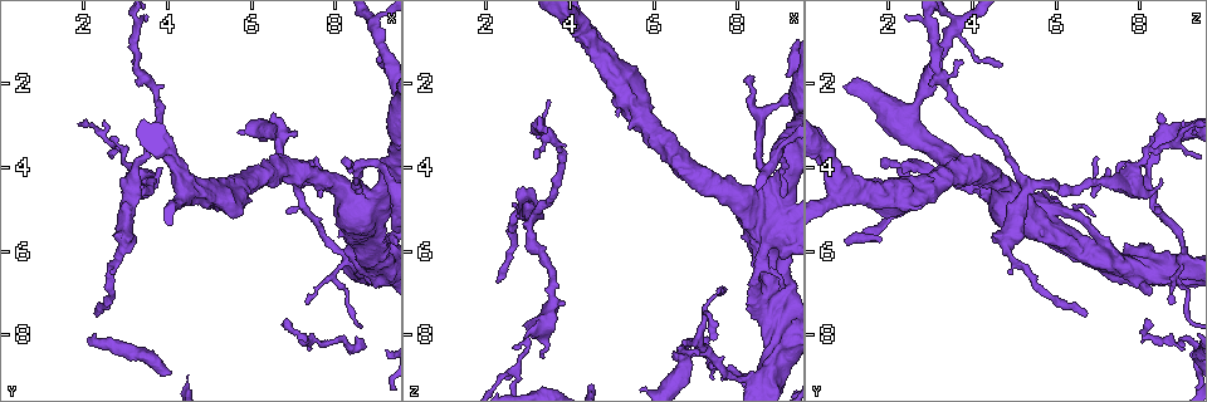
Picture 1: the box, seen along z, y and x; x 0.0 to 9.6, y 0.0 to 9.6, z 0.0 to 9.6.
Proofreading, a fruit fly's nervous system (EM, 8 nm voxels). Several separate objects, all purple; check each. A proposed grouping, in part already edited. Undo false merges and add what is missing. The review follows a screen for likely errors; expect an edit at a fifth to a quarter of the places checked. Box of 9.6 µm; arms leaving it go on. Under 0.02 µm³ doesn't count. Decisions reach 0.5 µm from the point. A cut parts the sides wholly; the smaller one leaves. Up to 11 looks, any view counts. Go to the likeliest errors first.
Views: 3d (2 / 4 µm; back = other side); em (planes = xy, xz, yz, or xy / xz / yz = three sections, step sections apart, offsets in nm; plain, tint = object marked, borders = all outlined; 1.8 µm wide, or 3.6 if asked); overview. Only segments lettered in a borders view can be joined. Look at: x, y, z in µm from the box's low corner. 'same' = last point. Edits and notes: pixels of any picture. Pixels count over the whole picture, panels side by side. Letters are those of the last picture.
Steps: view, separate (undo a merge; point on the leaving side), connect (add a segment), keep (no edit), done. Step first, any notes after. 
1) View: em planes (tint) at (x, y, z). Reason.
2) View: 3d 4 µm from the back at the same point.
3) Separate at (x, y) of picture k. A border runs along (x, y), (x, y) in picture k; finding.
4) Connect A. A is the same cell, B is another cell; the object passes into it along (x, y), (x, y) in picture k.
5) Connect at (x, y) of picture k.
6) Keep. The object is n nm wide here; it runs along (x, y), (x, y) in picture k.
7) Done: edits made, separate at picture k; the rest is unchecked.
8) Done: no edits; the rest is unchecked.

View: 3d 2 µm at (2.25, 7.55, 6.65). Tapers out.

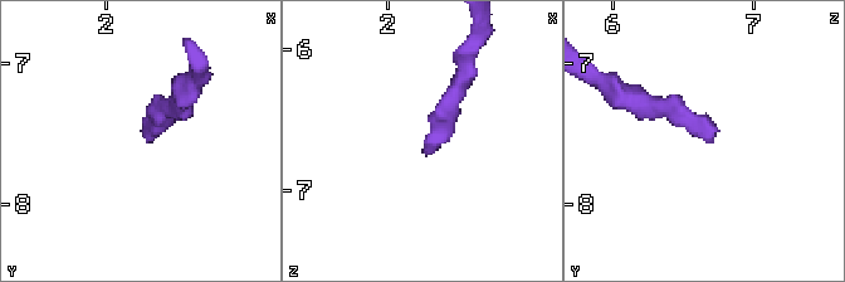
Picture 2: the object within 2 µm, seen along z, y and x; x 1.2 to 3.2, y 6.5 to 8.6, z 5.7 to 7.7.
View: em planes (plain) at (2.30, 7.54, 6.72). Shape alone is not enough.

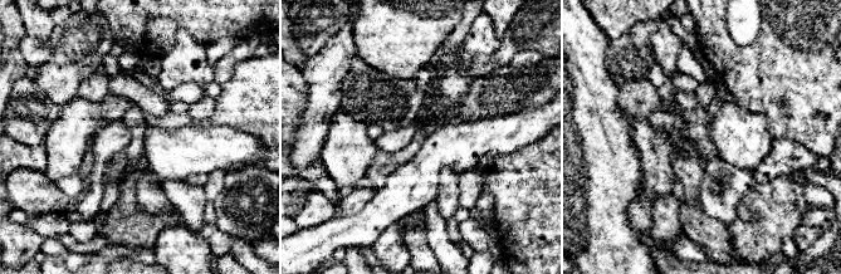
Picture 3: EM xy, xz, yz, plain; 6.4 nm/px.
View: em planes (borders) at the same point. See the neighbours.

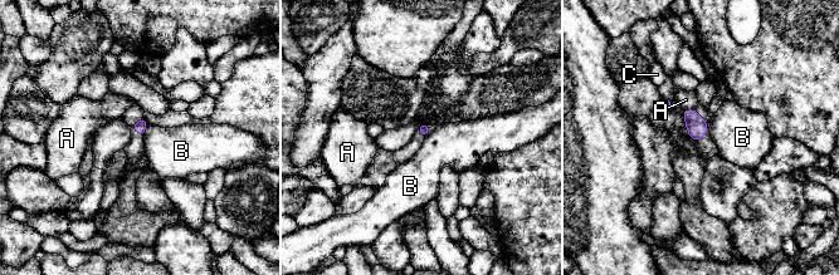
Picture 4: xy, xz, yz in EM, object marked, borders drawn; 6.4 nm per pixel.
Keep. A, B and C are other cells; a border runs along (149, 123), (142, 136) in picture 4; no lettered segment goes on from it.

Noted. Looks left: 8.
View: 3d 4 µm from the back at (9.20, 5.70, 1.80). Branch stops here.

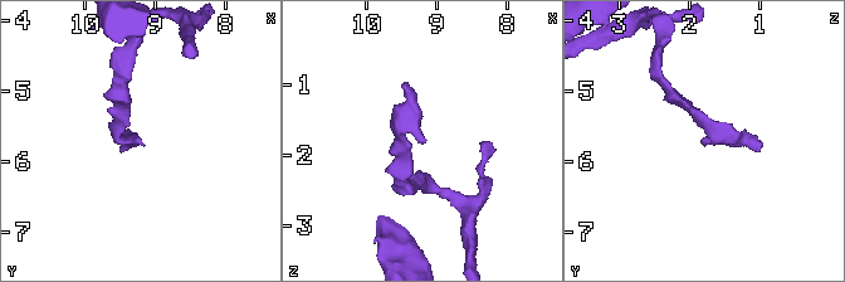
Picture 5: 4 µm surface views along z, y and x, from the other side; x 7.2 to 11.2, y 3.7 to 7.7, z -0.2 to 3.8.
View: em xz step 4 (borders) at (9.20, 5.75, 1.85). Need the tissue.

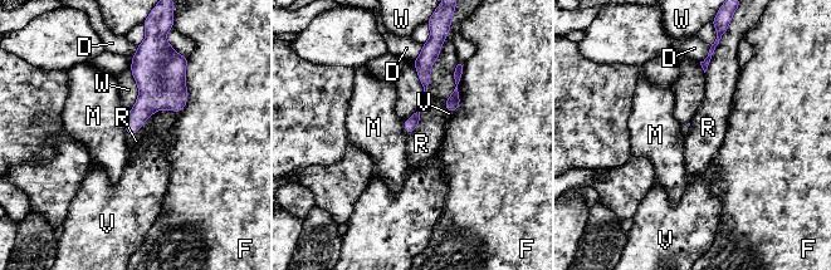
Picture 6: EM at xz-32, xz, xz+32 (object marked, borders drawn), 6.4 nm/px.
Keep. The longest contact is with R, 550 nm; D, F, M, R, V and W are other cells; no lettered segment goes on from it.

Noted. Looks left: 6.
View: em planes (plain) at (8.75, 4.50, 4.40). Closes a loop.

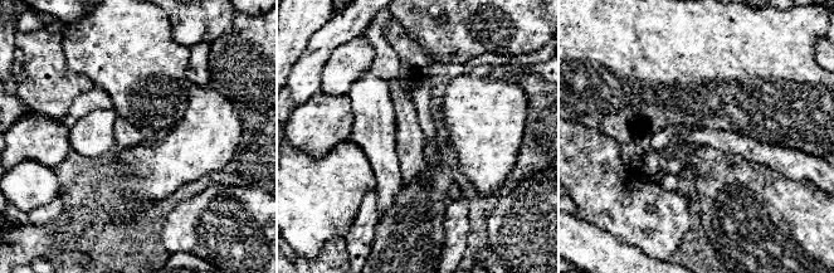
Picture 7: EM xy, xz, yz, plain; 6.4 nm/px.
View: em planes (borders) at the same point. What lies round it.

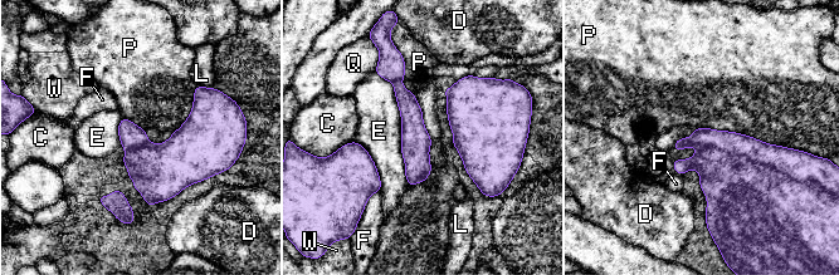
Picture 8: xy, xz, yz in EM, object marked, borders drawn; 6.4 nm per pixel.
Separate at (777, 157) of picture 8. C, D, E, F, L, P, Q and W are other cells; the part that leaves runs along (396, 65), (411, 114), (413, 181) in picture 8; a second neuron is stuck on.

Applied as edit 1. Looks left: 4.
View: em xz step 4 (borders) at (7.45, 3.80, 7.00). Thin end.

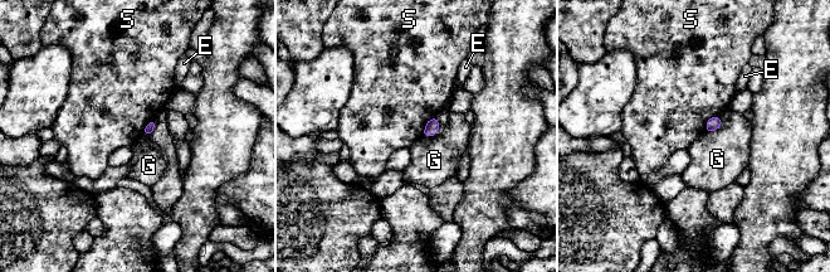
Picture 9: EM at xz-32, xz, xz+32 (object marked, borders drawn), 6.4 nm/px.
View: em planes (borders) at the same point. Another direction.

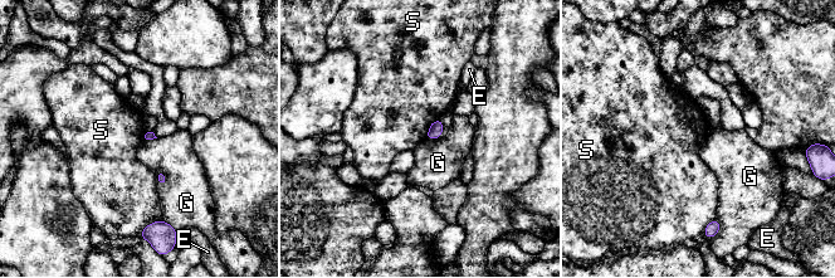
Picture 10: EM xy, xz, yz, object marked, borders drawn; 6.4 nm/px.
Keep. E, G and S are other cells; a border runs along (439, 118), (430, 125), (425, 137) in picture 10; none of them fits.

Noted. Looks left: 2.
View: em planes (borders) at (6.45, 2.70, 8.45). Branch stops here.

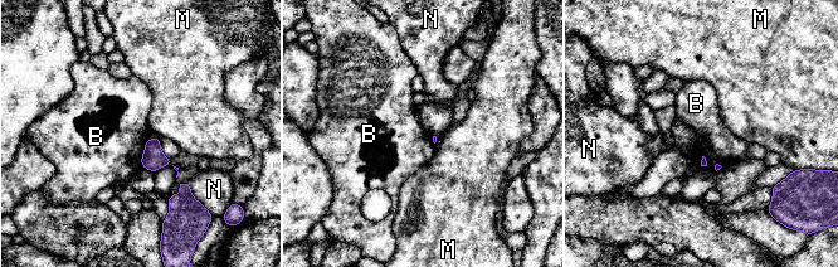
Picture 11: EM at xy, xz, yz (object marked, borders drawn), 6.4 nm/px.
Keep. The longest contact is with B, 200 nm; B, M and N are other cells; none of them fits.

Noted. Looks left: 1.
Done: edits made, separate at picture 8; the rest is unchecked.

